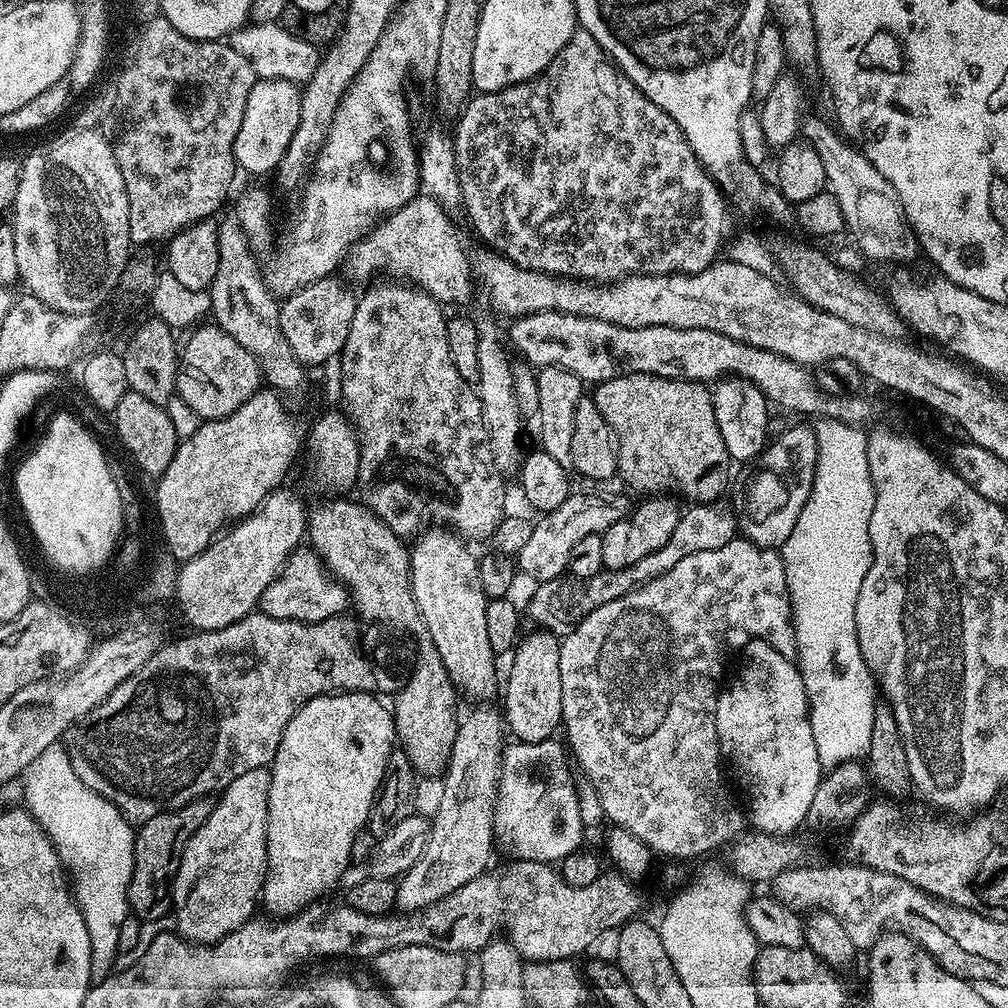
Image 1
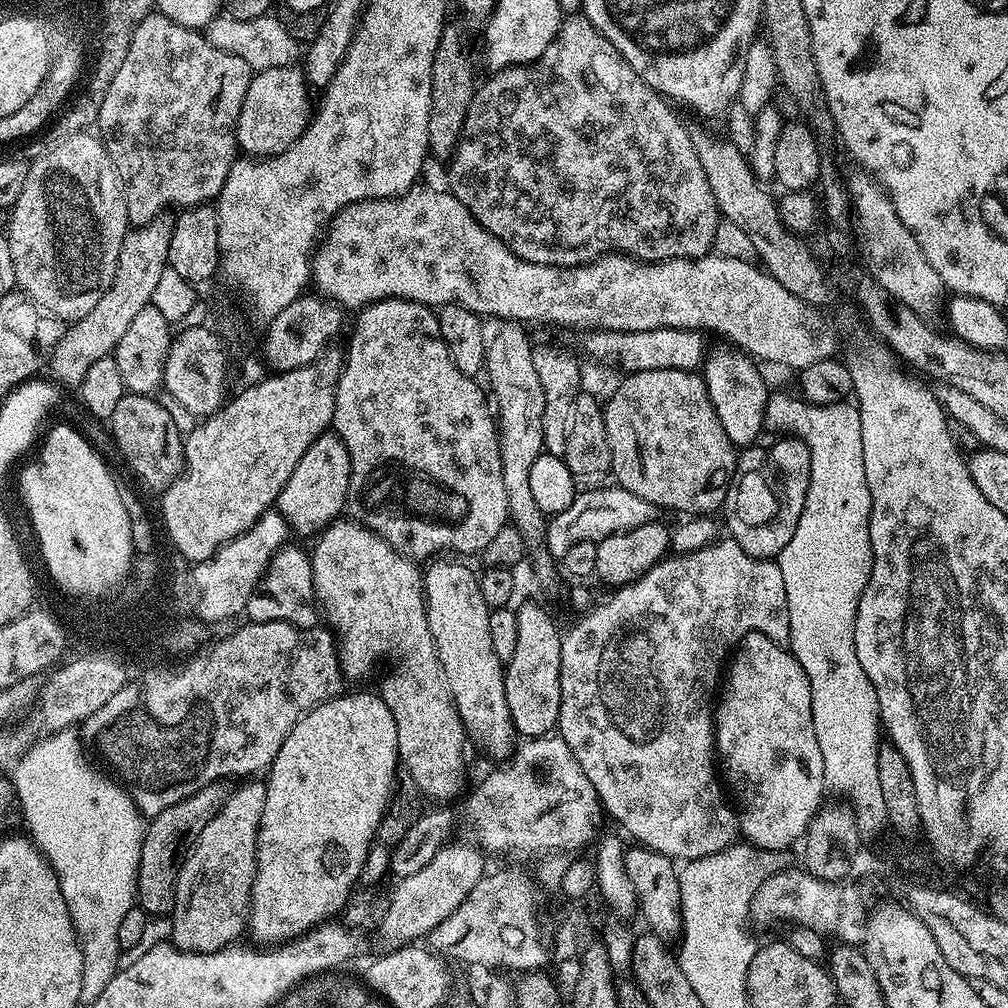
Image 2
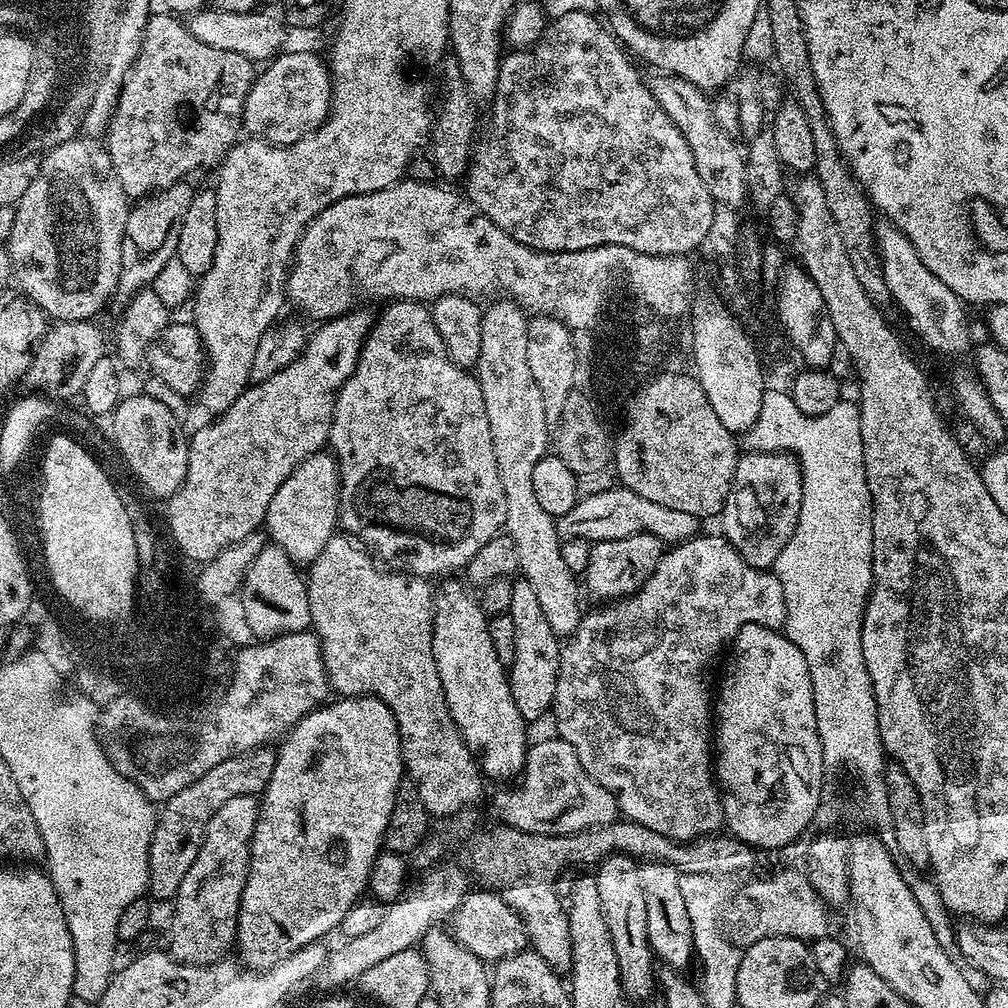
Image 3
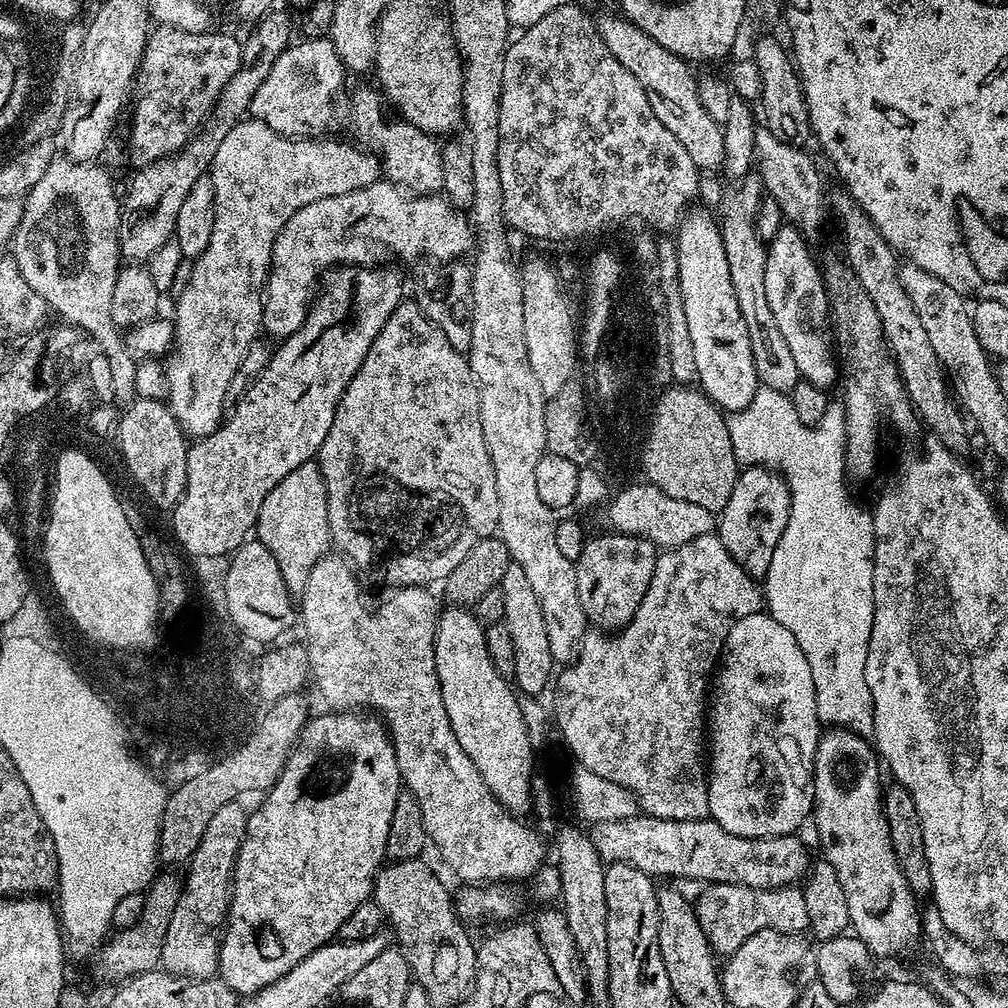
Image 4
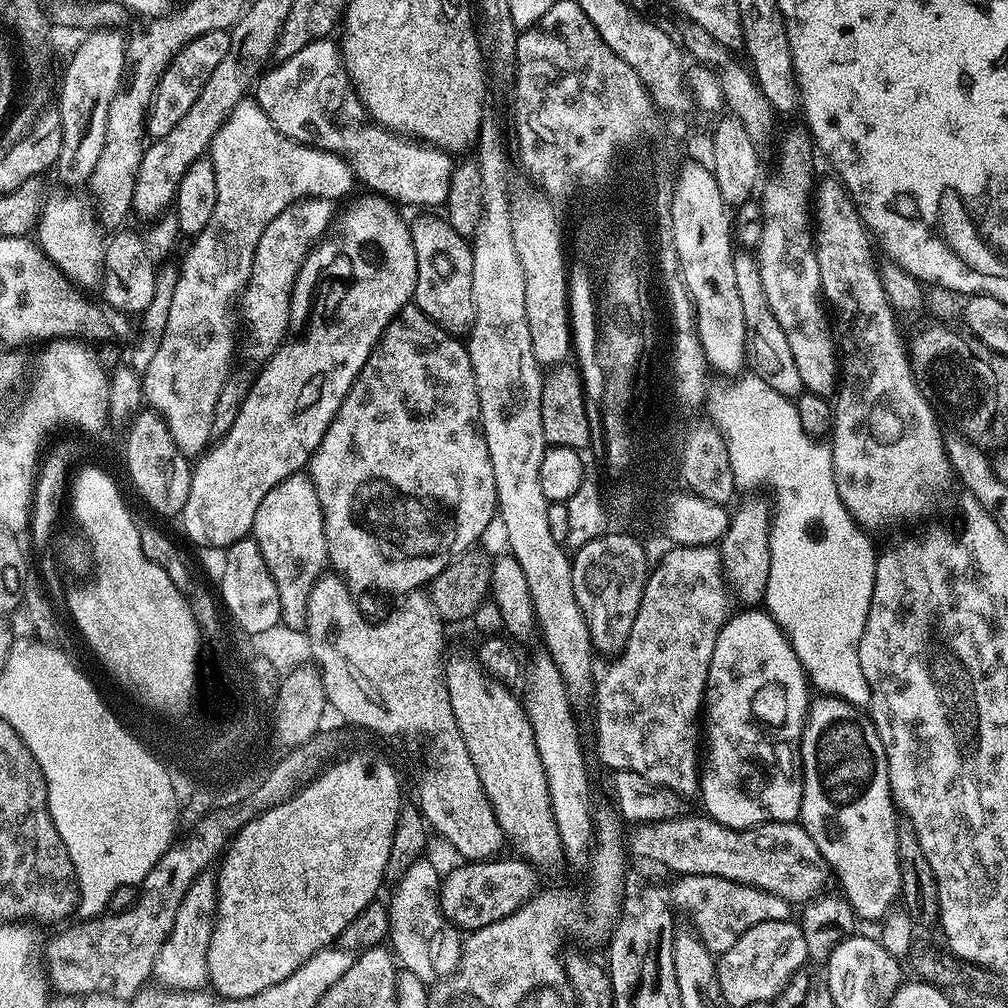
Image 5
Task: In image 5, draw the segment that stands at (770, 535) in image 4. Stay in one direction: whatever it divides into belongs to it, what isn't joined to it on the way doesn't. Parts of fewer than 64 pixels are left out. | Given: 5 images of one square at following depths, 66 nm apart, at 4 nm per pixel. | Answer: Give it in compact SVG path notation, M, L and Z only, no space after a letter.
M748 494L744 501L731 509L729 524L718 547L724 563L724 575L741 605L756 606L766 594L766 582L770 578L770 534L772 533L773 505L760 494Z

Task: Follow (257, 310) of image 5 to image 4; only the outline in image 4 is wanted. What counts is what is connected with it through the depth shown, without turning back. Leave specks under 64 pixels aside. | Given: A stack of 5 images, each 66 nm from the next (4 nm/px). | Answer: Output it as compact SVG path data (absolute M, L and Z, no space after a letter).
M381 178L365 188L350 190L350 194L334 194L334 198L310 202L310 206L302 206L298 214L291 216L272 247L263 331L283 342L300 329L327 264L376 266L387 261L384 259L388 255L400 260L416 260L424 255L433 256L436 262L456 262L473 248L471 219L440 194L409 194Z

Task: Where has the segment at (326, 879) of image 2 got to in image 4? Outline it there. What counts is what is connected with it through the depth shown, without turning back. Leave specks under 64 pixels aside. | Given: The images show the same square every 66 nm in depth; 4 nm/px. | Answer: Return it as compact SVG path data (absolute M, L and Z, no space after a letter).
M356 710L313 715L260 809L249 815L232 875L232 904L220 942L219 979L237 994L255 994L298 966L312 951L329 943L342 922L372 895L376 874L385 863L386 838L394 802L402 790L398 758L383 720Z

